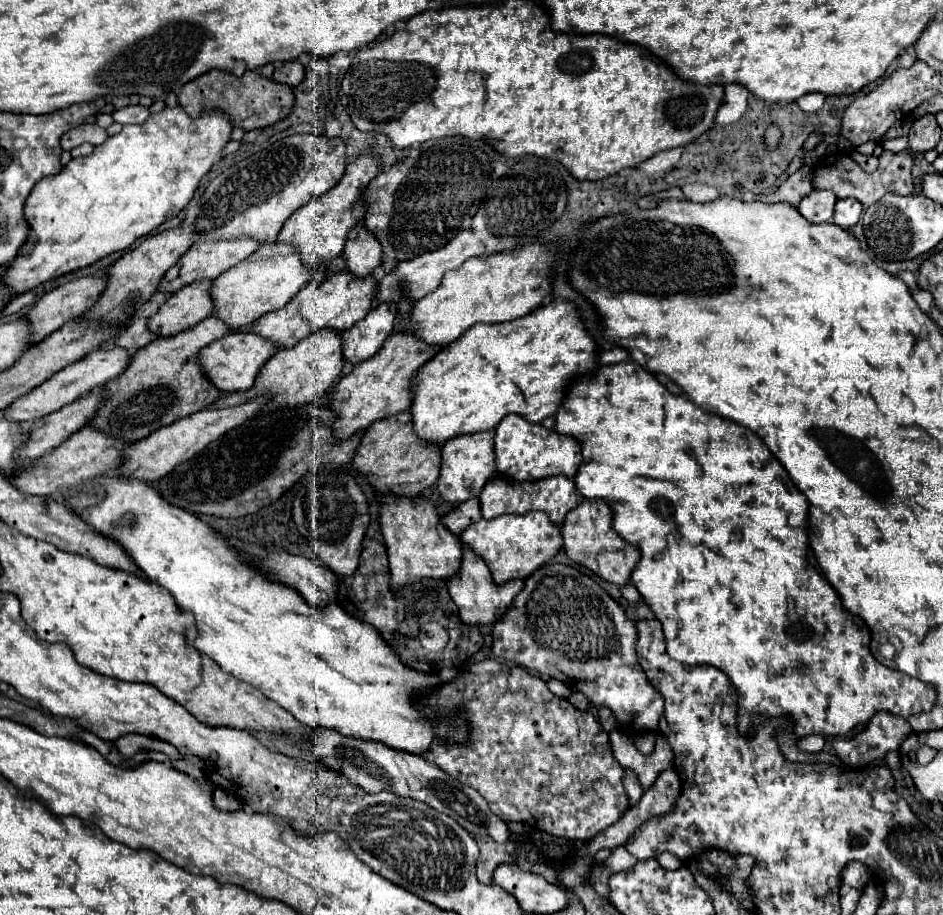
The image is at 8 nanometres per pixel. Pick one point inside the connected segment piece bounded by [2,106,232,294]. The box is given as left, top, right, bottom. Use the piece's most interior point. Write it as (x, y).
(102, 203)

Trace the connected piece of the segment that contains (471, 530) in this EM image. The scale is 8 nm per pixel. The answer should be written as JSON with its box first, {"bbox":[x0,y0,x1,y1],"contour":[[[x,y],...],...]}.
{"bbox":[460,512,562,584],"contour":[[[530,512],[524,516],[506,514],[494,520],[480,520],[468,526],[468,530],[460,534],[460,540],[464,546],[474,550],[474,554],[478,554],[486,562],[492,580],[498,584],[516,578],[528,578],[530,572],[538,570],[542,564],[552,560],[562,548],[560,528],[552,524],[544,512]]]}

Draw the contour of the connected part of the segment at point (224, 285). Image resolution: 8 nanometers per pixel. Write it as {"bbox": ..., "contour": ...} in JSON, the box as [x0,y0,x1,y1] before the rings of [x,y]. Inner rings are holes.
{"bbox":[210,242,326,330],"contour":[[[280,242],[264,244],[254,254],[250,254],[244,262],[226,270],[224,274],[220,274],[220,278],[212,282],[210,288],[212,302],[214,302],[212,316],[220,316],[220,320],[230,330],[240,330],[242,326],[250,326],[252,322],[256,322],[260,316],[282,308],[310,280],[314,278],[324,280],[324,272],[326,272],[324,264],[320,264],[320,268],[308,270],[302,264],[296,250],[288,244],[280,244]]]}

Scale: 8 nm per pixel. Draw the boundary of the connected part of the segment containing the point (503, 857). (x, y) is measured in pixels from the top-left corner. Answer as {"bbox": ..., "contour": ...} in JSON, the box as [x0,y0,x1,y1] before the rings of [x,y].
{"bbox":[474,834,518,884],"contour":[[[488,834],[474,836],[474,840],[480,846],[480,858],[476,862],[478,882],[492,884],[492,874],[494,874],[494,870],[500,864],[504,864],[504,862],[518,862],[518,854],[514,854],[516,852],[516,842],[518,842],[516,834],[512,834],[512,842],[508,842],[508,844],[498,844]]]}

